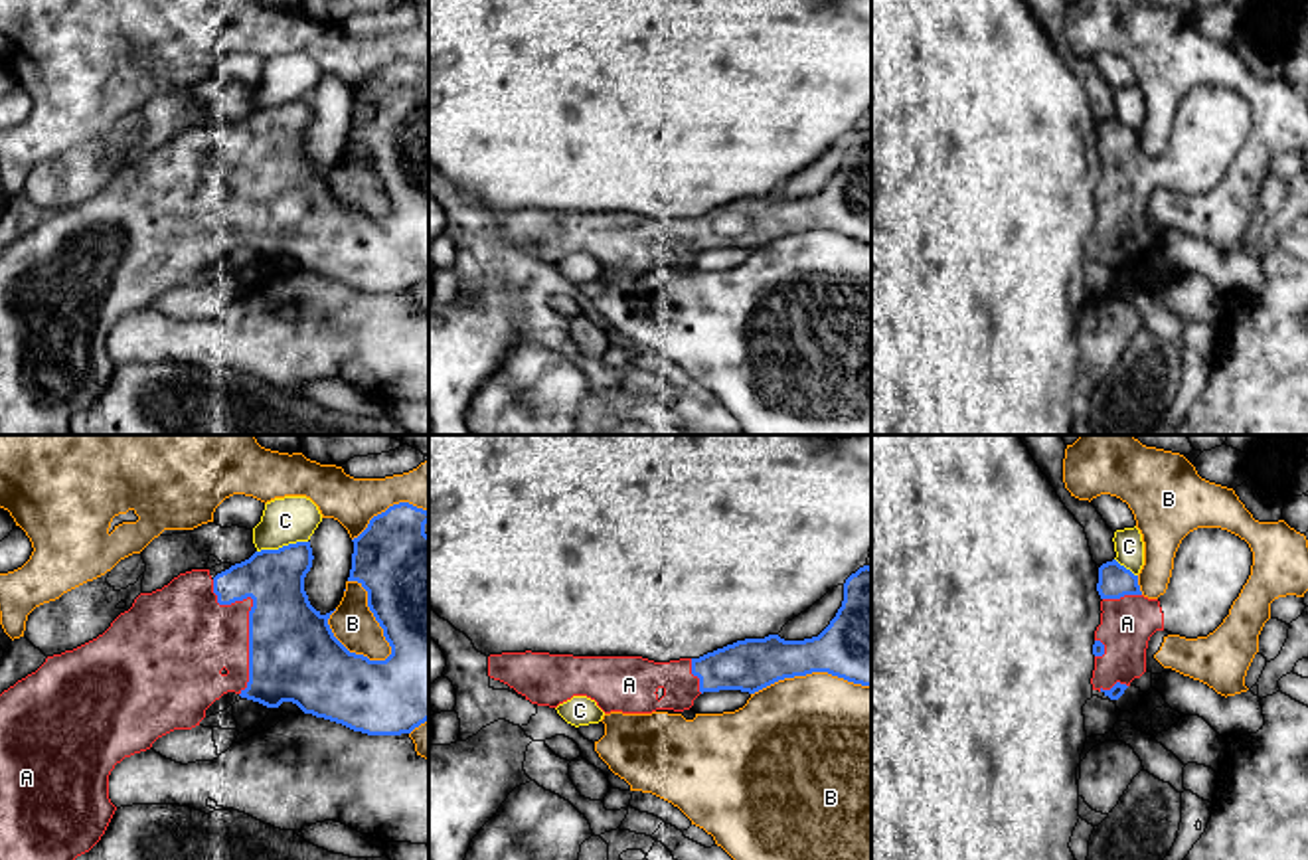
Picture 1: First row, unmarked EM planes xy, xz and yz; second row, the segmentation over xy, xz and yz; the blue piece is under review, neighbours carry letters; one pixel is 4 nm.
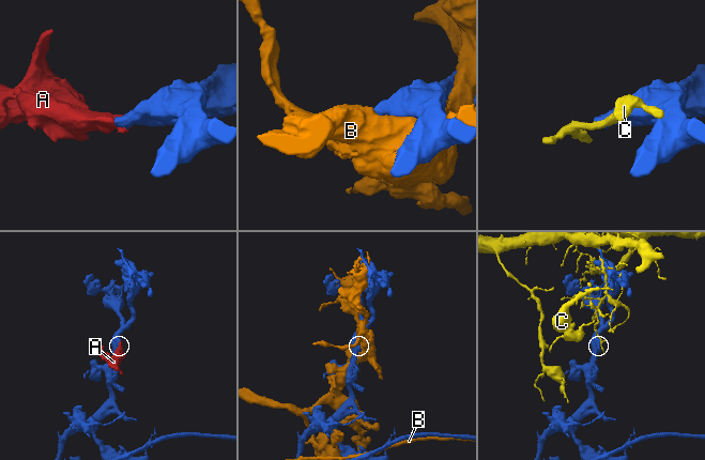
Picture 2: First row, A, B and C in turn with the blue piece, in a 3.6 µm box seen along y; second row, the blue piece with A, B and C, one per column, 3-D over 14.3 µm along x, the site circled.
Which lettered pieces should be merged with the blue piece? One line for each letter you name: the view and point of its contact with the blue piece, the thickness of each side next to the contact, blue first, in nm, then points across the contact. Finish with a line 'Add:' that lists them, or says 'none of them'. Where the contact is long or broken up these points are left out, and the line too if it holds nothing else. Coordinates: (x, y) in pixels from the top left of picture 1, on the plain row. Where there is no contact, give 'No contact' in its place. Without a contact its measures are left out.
A: Touches blue at xy (249, 176). Thickness 360 nm (blue) against 360 nm
Add: A

